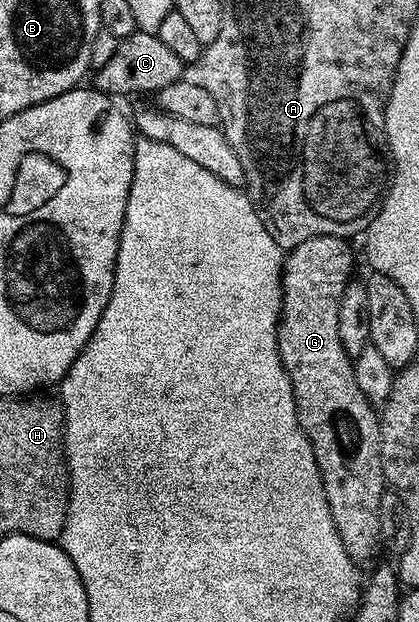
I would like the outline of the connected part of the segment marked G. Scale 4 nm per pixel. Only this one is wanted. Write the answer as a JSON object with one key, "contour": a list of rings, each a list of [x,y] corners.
{"contour":[[[343,236],[306,238],[306,242],[294,246],[287,255],[285,255],[284,277],[280,279],[280,285],[284,293],[280,299],[280,326],[276,330],[276,337],[278,338],[278,350],[282,358],[282,366],[290,378],[290,386],[292,387],[292,393],[296,399],[298,422],[302,426],[306,438],[312,444],[316,465],[318,466],[320,477],[324,483],[326,502],[330,506],[330,518],[334,518],[334,526],[338,530],[338,538],[342,538],[342,546],[346,546],[346,554],[350,554],[350,558],[354,561],[363,562],[363,560],[368,560],[375,554],[376,548],[379,549],[381,547],[380,531],[382,530],[382,526],[378,523],[378,514],[382,507],[382,494],[386,490],[386,481],[384,479],[384,471],[382,470],[380,418],[377,409],[368,401],[366,394],[362,394],[362,389],[358,387],[358,381],[354,379],[353,357],[348,356],[346,350],[342,350],[342,338],[338,338],[338,306],[342,302],[342,296],[346,290],[346,286],[353,283],[354,276],[352,276],[352,267],[356,264],[355,258],[352,257],[352,248],[348,244],[351,243]]]}

